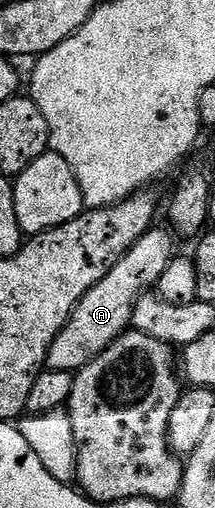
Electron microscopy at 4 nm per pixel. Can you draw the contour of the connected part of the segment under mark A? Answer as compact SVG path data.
M168 229L165 230L148 230L121 257L119 264L115 264L113 271L103 276L103 280L92 286L87 296L83 296L83 300L79 300L63 332L59 332L59 336L51 344L48 369L70 372L82 370L84 366L90 366L104 350L111 348L111 344L119 335L130 329L135 304L141 299L142 294L156 287L163 272L167 272L167 268L178 253L178 239Z

